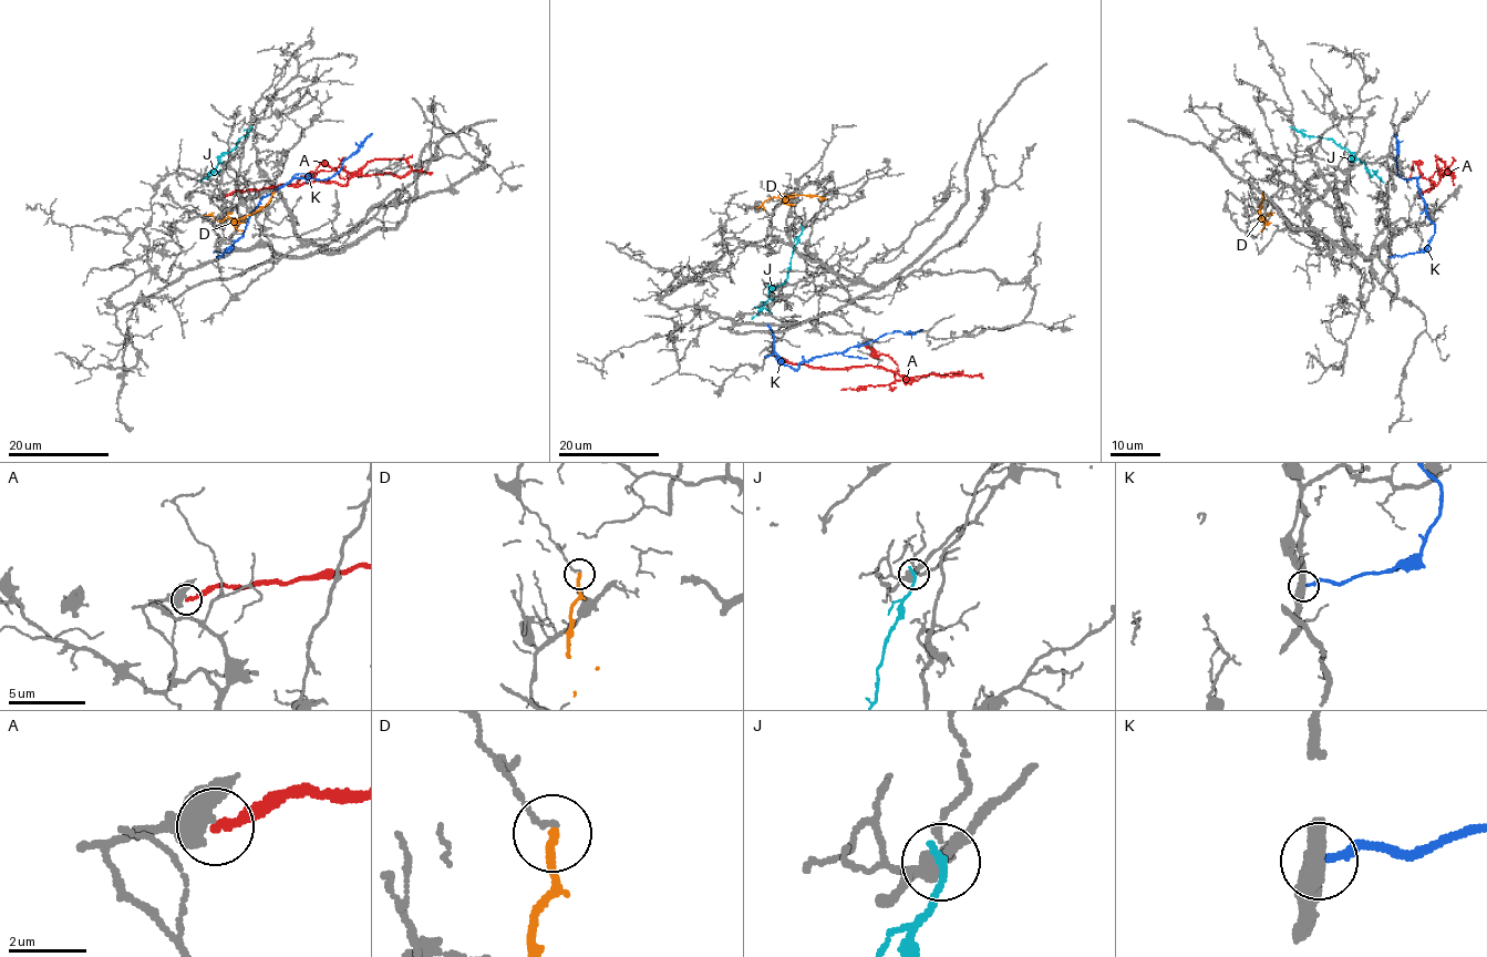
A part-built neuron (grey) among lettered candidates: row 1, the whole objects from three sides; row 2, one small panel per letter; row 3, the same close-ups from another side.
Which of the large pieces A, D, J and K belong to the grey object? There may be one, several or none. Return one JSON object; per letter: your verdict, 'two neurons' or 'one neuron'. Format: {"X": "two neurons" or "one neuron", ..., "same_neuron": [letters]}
{"A": "two neurons", "D": "two neurons", "J": "two neurons", "K": "two neurons", "same_neuron": []}

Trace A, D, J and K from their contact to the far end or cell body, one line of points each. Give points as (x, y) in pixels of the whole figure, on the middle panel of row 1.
A: (777, 356), (793, 363), (832, 368), (881, 366), (905, 378), (895, 378), (897, 366), (865, 345)
D: (825, 198), (793, 195), (770, 197), (755, 207)
J: (802, 227), (785, 280), (770, 291), (770, 299), (752, 319)
K: (768, 326), (773, 336), (773, 349), (793, 369), (815, 357), (839, 353), (887, 333), (916, 333), (922, 329)

